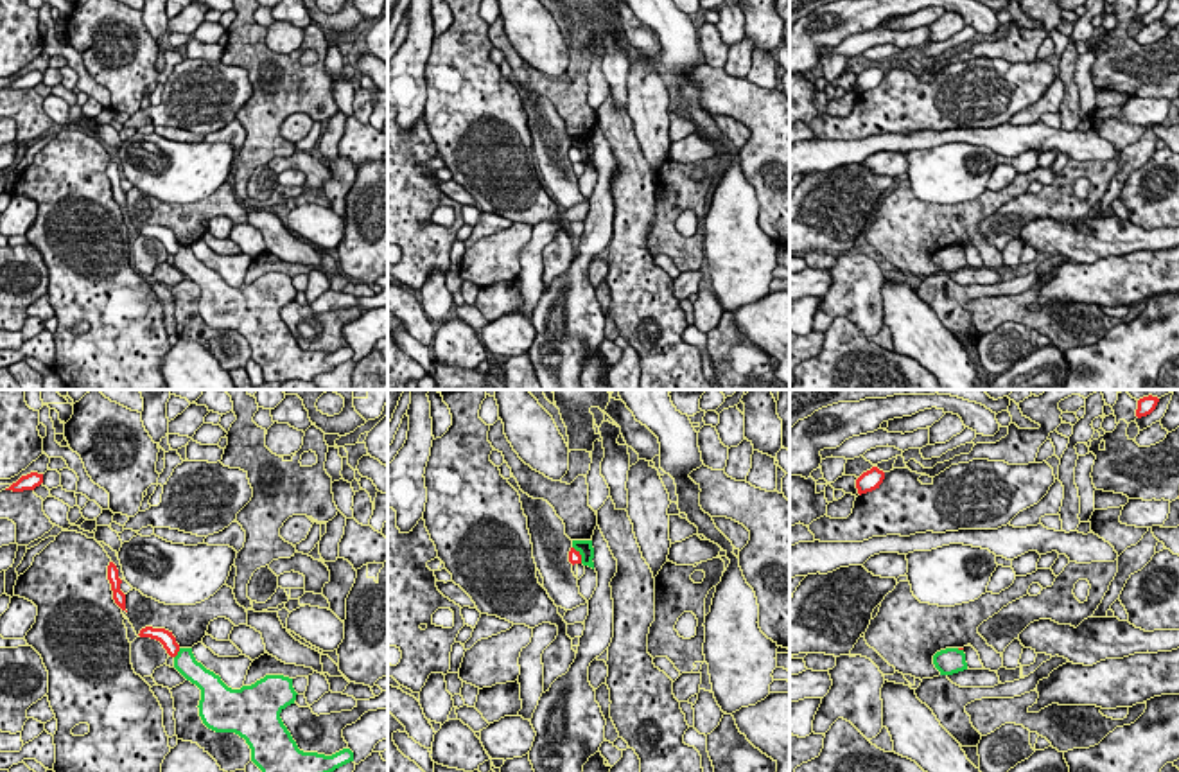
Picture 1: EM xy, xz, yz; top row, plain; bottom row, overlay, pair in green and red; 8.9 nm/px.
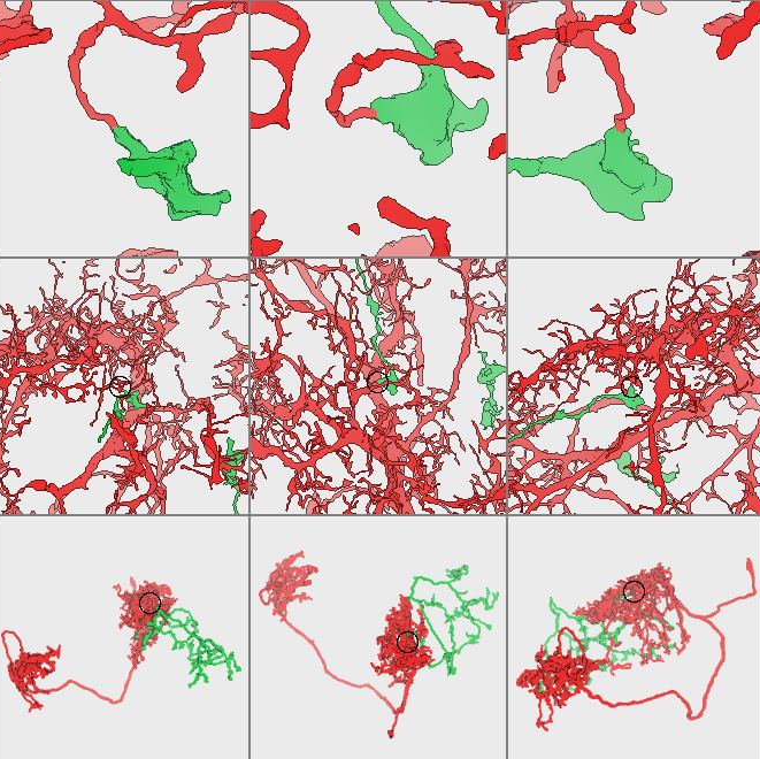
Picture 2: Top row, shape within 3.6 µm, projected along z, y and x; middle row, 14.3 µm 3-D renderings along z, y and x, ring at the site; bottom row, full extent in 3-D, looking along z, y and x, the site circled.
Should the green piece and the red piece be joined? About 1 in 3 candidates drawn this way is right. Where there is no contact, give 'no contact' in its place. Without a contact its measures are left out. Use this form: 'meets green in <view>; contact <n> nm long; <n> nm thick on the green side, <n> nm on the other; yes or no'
meets green in xy; contact 110 nm long; 200 nm thick on the green side, 140 nm on the other; no

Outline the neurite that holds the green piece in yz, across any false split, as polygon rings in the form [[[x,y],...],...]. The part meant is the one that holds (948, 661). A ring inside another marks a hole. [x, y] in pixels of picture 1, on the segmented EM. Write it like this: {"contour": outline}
{"contour": [[[946,648],[933,655],[933,664],[940,675],[953,675],[967,670],[965,654],[958,648]]]}

